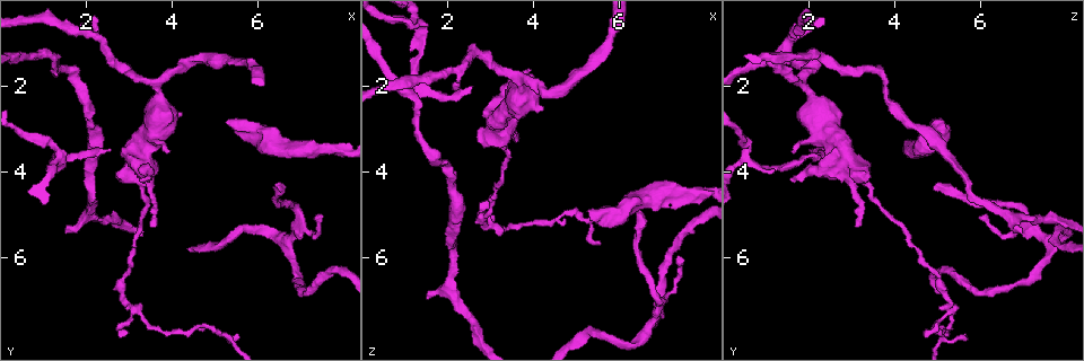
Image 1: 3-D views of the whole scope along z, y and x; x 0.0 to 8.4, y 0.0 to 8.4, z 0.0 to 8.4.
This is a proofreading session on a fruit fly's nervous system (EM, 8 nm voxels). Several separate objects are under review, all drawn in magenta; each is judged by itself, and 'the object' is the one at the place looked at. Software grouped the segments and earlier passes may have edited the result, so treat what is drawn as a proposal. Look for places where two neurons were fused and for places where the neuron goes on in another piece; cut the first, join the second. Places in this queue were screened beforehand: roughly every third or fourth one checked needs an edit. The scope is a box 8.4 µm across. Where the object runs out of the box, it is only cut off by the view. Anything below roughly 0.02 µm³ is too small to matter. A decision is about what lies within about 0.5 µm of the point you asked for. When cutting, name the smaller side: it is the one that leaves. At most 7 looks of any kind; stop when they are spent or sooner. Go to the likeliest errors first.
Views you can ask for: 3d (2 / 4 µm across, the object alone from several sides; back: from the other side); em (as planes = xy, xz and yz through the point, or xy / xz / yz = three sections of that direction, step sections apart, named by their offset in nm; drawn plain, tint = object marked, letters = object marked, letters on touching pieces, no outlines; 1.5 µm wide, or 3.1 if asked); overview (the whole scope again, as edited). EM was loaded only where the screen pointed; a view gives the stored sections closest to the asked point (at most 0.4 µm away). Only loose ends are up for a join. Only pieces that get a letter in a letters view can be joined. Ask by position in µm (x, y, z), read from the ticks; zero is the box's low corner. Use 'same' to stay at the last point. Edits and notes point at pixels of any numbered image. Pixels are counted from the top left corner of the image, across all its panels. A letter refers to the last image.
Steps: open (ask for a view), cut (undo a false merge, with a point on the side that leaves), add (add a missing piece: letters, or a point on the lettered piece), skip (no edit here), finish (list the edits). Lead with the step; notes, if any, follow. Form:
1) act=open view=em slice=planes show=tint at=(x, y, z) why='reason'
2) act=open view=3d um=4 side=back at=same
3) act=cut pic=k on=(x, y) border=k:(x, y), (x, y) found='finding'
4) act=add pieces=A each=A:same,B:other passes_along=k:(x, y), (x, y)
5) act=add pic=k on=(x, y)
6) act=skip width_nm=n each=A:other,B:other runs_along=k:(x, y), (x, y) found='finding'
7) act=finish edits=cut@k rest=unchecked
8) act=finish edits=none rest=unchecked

act=open view=3d um=2 at=(6.45, 4.40, 4.95) why='an open end'

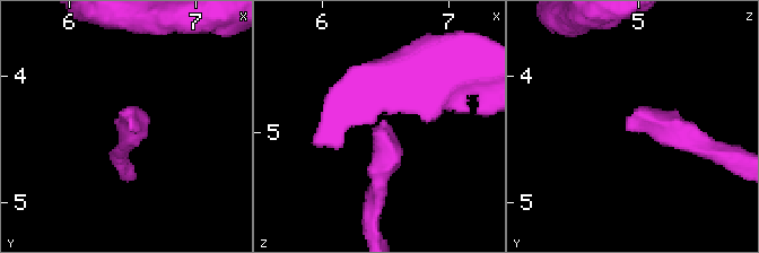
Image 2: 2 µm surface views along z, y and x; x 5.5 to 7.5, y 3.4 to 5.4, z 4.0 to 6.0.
act=open view=em slice=xy step=4 show=tint at=(6.52, 4.40, 4.92) why='now the EM'

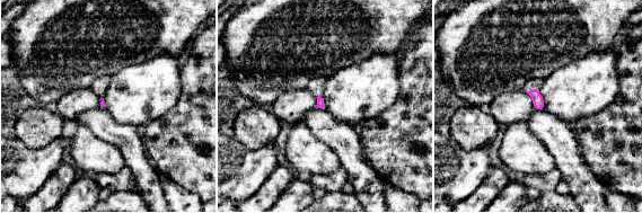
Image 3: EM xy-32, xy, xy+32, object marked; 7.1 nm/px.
act=open view=em slice=planes show=letters at=same why='cut it another way'

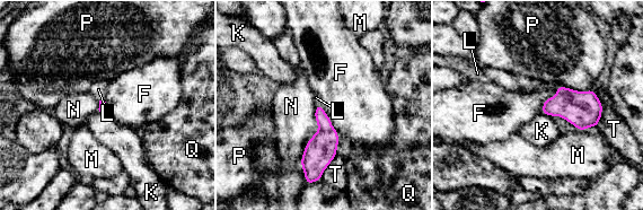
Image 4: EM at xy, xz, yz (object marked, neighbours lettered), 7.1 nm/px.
act=add pieces=L each=F:other,K:other,L:same,M:other,N:other,P:other,Q:other,T:other passes_along=4:(102, 103), (100, 97), (98, 89) found='it goes on there'

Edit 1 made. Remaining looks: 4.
act=open view=overview why='redraw'

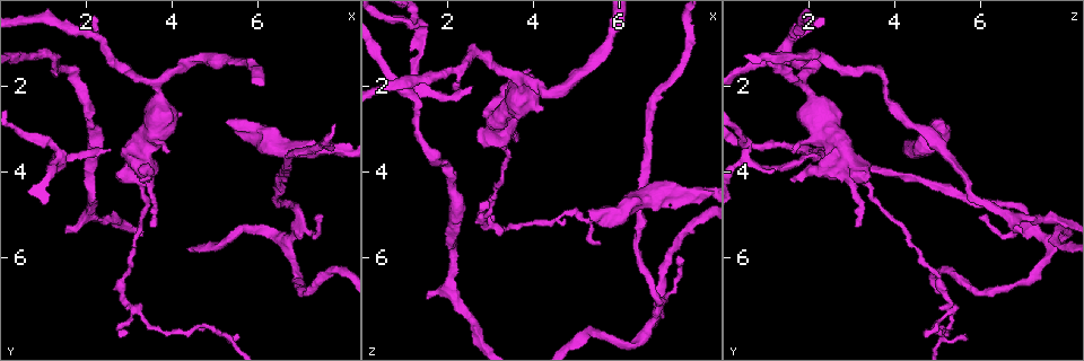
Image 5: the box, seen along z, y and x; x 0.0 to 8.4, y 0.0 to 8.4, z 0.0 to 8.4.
act=open view=3d um=4 at=(4.45, 1.50, 2.25) why='sharp bend'

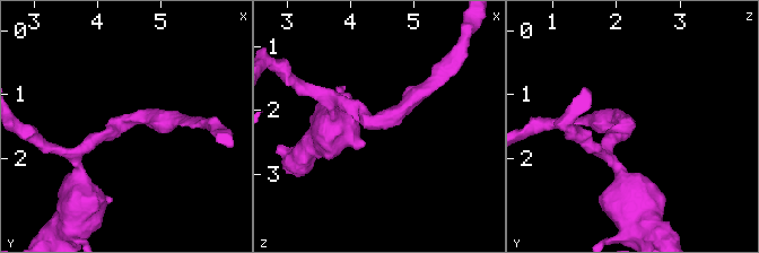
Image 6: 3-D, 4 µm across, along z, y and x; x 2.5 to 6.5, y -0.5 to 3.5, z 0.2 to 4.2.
act=open view=em slice=yz step=4 show=tint at=(4.40, 1.45, 2.25) arm_widths_nm=200,260 why='need the tissue'

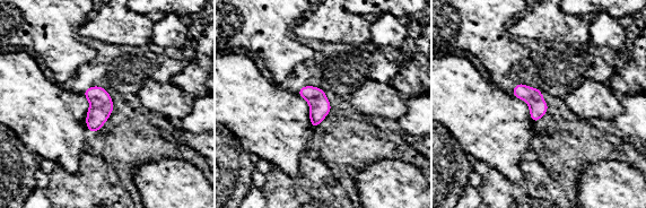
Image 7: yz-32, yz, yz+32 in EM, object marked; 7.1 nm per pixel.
act=open view=em slice=planes show=letters at=same why='another direction'

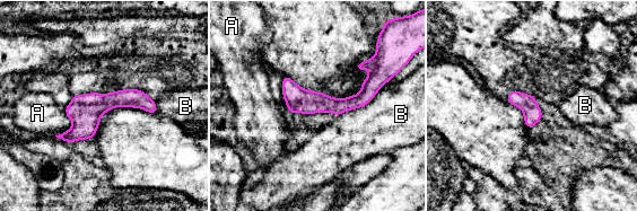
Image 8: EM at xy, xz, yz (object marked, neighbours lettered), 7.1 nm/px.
act=skip each=A:other,B:other runs_along=8:(154, 111), (112, 99), (63, 137) found='all the same neuron'

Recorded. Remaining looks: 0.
act=finish edits=add@4 rest=unchecked

